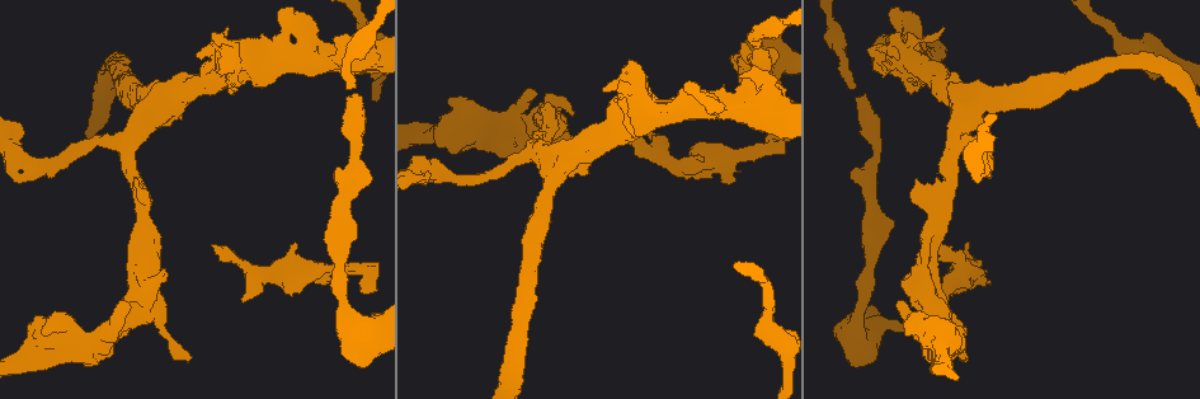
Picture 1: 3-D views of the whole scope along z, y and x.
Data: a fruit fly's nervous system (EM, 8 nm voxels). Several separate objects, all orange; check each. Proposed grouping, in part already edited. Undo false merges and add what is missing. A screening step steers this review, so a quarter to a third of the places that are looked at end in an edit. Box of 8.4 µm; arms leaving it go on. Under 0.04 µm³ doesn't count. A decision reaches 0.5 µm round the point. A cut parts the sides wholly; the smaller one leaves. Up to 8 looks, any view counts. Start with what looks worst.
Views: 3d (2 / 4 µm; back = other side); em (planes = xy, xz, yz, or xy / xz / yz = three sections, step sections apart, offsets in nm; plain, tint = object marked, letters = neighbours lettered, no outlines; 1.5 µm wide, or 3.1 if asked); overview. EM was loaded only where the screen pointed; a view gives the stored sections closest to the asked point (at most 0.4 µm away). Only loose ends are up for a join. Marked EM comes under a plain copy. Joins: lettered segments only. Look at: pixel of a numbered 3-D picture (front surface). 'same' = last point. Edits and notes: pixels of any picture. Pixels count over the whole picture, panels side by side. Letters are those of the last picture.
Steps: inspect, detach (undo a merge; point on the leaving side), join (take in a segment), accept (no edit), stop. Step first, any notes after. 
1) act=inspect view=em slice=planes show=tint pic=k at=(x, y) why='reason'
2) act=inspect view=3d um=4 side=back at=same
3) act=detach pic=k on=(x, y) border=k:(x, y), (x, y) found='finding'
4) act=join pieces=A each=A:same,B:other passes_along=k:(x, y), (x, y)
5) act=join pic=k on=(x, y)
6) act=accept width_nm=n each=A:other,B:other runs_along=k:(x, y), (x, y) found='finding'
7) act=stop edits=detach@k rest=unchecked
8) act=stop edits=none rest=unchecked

act=inspect view=em slice=yz step=8 show=letters pic=1 at=(213, 245) why='branch stops here'

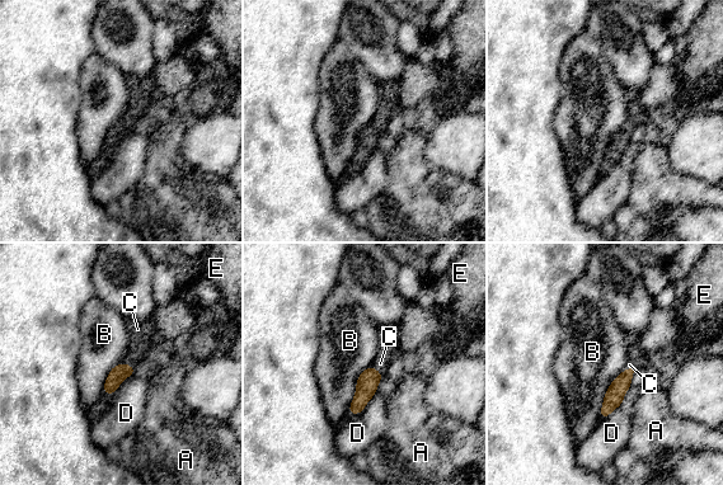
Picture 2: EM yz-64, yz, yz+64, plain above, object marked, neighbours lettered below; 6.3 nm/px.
act=inspect view=em slice=planes show=letters at=same why='cut it another way'

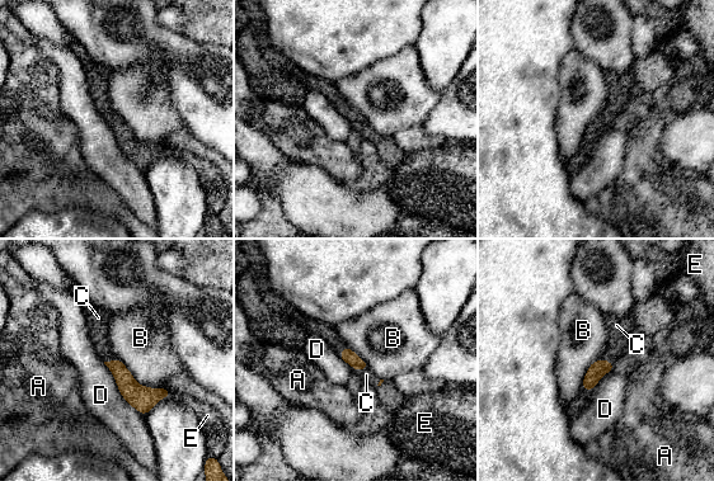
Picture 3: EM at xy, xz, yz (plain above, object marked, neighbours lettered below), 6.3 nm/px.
act=join pieces=C each=A:other,B:other,C:same,D:other,E:other passes_along=3:(350, 357), (358, 369), (366, 375) found='the neuron continues'

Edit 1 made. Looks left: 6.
act=inspect view=em slice=planes show=letters pic=1 at=(940, 29) why='branch stops here'

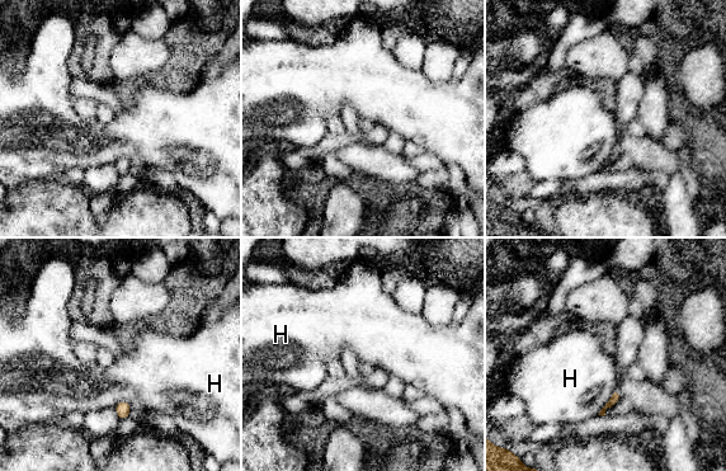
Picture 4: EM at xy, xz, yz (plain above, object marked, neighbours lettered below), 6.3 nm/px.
act=accept each=H:other found='none of them fits'

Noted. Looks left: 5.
act=inspect view=em slice=xy step=8 show=letters pic=1 at=(336, 173) why='free end'

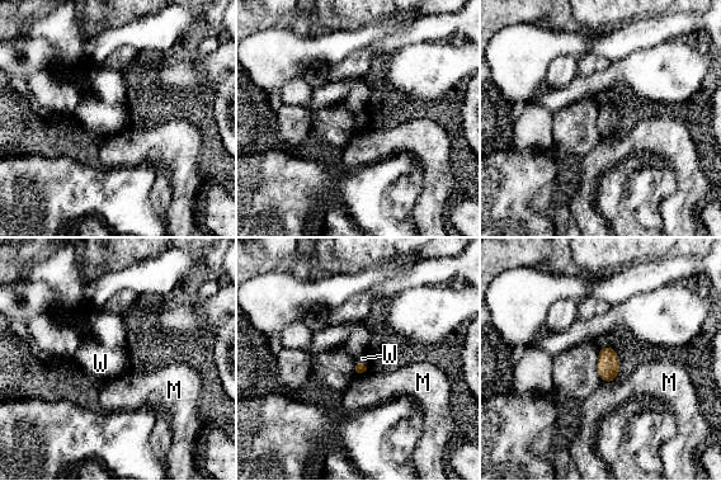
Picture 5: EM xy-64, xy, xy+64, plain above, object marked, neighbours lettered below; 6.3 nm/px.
act=inspect view=em slice=planes show=letters at=same why='another direction'

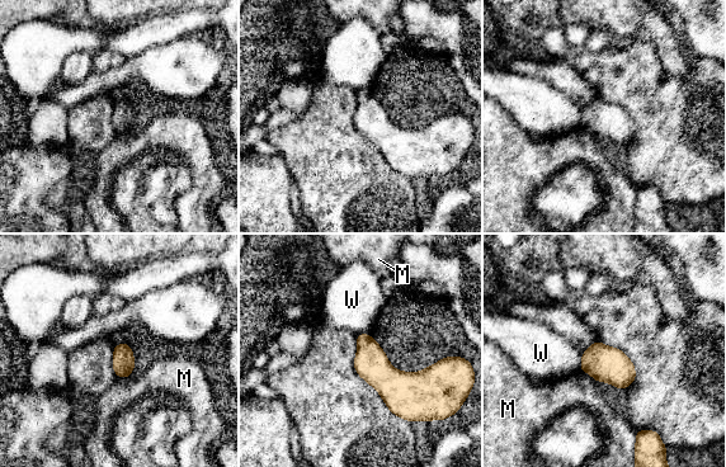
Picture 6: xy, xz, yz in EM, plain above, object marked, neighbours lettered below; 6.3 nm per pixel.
act=accept each=M:other,W:other border=6:(583, 352), (579, 368) found='no lettered segment goes on from it'

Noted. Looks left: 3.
act=stop edits=join@3 rest=unchecked

